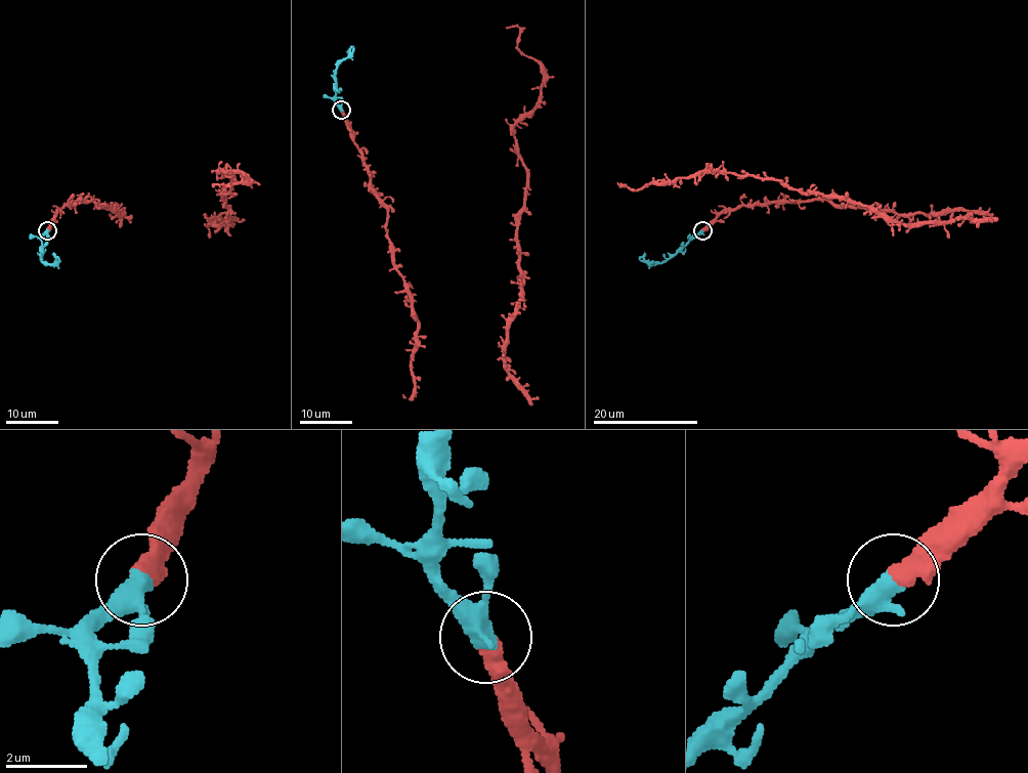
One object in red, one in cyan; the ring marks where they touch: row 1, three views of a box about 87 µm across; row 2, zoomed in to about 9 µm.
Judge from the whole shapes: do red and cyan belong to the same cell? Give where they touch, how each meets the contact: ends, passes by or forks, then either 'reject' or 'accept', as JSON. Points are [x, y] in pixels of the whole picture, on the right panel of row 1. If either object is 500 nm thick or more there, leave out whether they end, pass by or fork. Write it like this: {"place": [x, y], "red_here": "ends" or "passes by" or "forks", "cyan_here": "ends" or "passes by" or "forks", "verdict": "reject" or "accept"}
{"place": [702, 230], "red_here": "ends", "cyan_here": "passes by", "verdict": "accept"}

